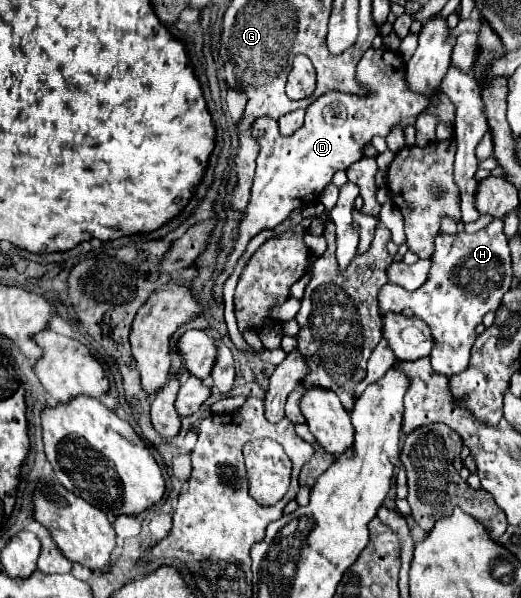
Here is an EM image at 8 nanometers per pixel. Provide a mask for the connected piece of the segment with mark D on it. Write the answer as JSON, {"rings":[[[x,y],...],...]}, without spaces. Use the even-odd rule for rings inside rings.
{"rings":[[[385,47],[377,49],[375,65],[373,65],[375,69],[371,69],[371,73],[375,73],[375,79],[369,81],[369,83],[375,81],[375,87],[371,87],[369,95],[327,93],[319,97],[307,109],[305,125],[293,135],[289,137],[281,135],[277,121],[271,117],[261,117],[253,121],[251,137],[259,145],[257,169],[255,169],[255,179],[251,187],[249,205],[245,207],[243,217],[239,221],[239,231],[237,231],[233,251],[225,261],[223,273],[215,279],[215,285],[213,285],[213,299],[217,305],[223,303],[225,281],[231,277],[237,261],[241,259],[249,241],[257,233],[261,233],[263,229],[275,229],[279,223],[283,223],[289,217],[289,213],[295,207],[317,199],[319,193],[325,189],[325,185],[331,181],[335,171],[347,169],[349,165],[361,159],[361,149],[373,139],[373,135],[387,137],[391,127],[397,123],[401,123],[403,127],[413,125],[417,115],[429,105],[427,97],[411,93],[405,83],[395,83],[395,85],[383,83],[387,79],[393,79],[393,77],[387,77],[387,71],[393,69],[387,65],[389,63],[385,57],[387,51],[389,49]]]}

